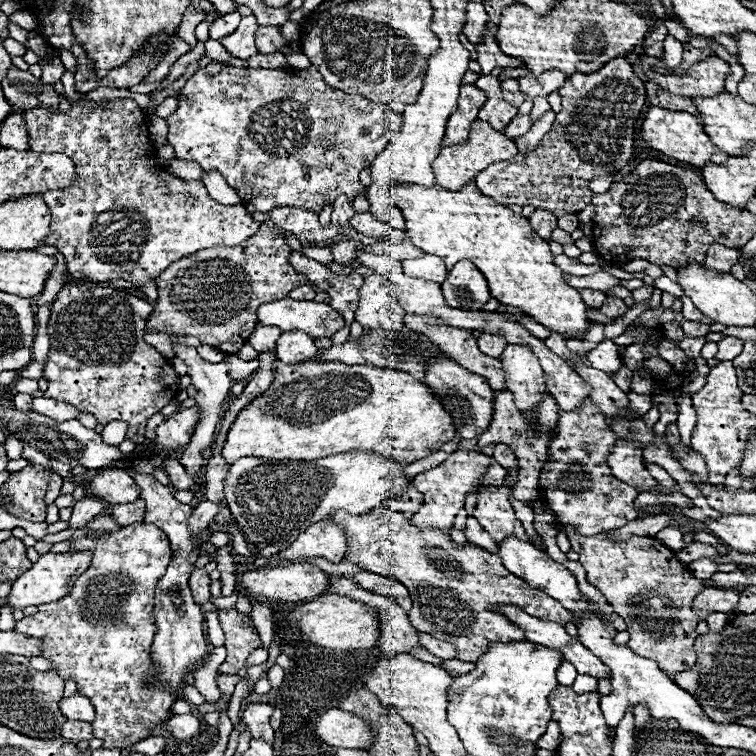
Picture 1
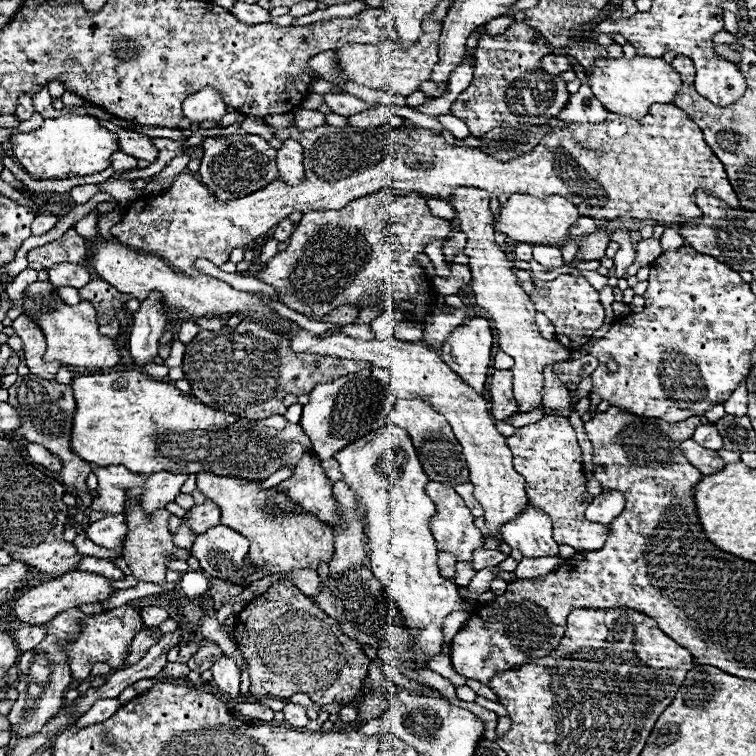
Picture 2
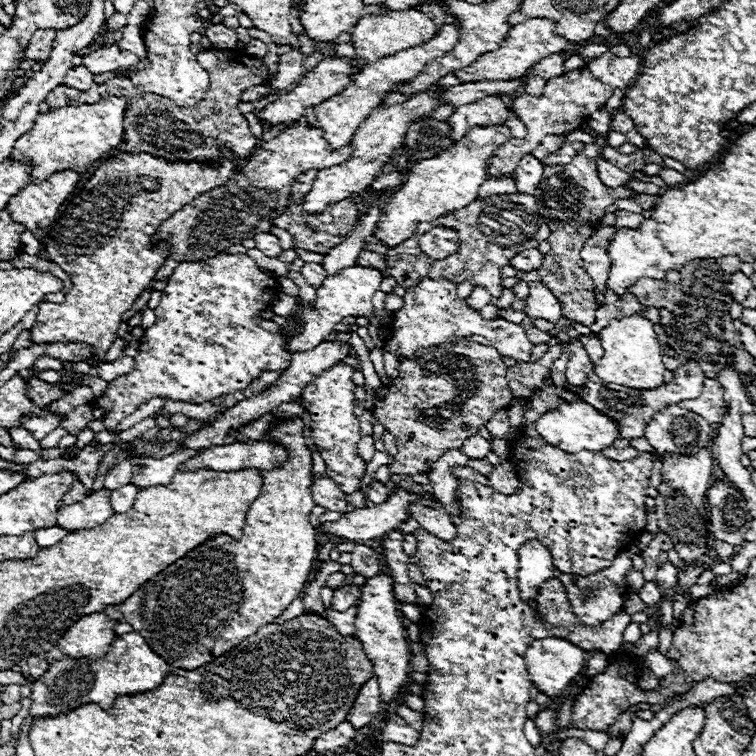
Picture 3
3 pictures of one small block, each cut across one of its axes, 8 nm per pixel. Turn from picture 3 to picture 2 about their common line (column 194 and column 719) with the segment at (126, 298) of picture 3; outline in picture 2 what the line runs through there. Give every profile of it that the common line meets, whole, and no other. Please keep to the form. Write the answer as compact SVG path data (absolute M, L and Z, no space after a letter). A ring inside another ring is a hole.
M652 104L650 110L648 110L648 114L646 114L642 120L632 120L632 118L626 118L626 116L620 116L620 114L610 112L608 118L606 118L602 124L568 124L566 128L554 128L554 130L550 130L550 132L540 140L538 148L534 148L532 152L528 152L528 154L524 154L524 156L520 156L520 158L516 158L516 160L510 160L510 162L498 162L498 160L486 156L484 152L480 152L478 148L450 146L450 144L446 144L446 140L444 140L442 136L432 134L432 132L428 132L426 128L416 128L416 126L412 126L412 124L402 124L402 126L398 126L398 128L390 128L388 132L386 132L386 126L364 130L364 128L352 128L352 126L336 128L336 126L326 126L326 124L324 124L324 126L316 126L316 128L312 128L312 130L296 130L296 128L292 128L292 138L298 140L298 142L302 144L302 148L304 148L306 178L304 178L304 182L302 182L300 186L288 186L288 184L284 184L282 180L276 180L274 184L270 184L270 186L266 186L266 188L262 188L262 190L258 190L258 192L252 192L250 196L244 196L244 198L238 198L238 200L218 200L214 194L210 194L210 190L208 190L202 182L198 182L194 176L182 172L182 174L176 178L176 182L172 184L170 190L166 190L166 192L162 192L162 194L156 194L154 198L140 198L140 200L130 202L128 208L126 208L128 212L124 214L122 222L114 226L114 238L116 238L120 244L128 244L130 248L134 248L134 250L138 250L138 252L144 250L144 252L148 252L148 254L156 254L156 256L164 258L170 266L178 268L180 272L184 272L184 274L188 274L188 276L198 276L200 272L198 272L198 268L194 266L194 262L196 262L198 258L206 258L206 260L214 262L216 266L222 266L224 262L228 262L230 252L232 252L234 248L244 246L244 244L250 244L250 242L256 240L258 236L266 234L270 228L274 228L274 226L280 224L284 218L288 218L294 210L300 210L300 212L308 212L308 210L340 210L340 208L344 208L348 202L352 202L352 200L356 200L356 198L362 198L362 196L366 196L366 194L370 194L370 192L378 192L378 190L382 190L382 188L386 188L386 186L388 186L388 188L394 188L394 192L398 192L398 194L402 194L402 192L404 192L404 194L406 194L406 192L420 192L420 194L428 194L428 196L436 196L436 198L446 198L446 196L450 196L450 192L452 192L454 188L460 188L460 186L474 186L474 188L492 192L492 194L496 194L496 196L530 194L530 196L546 198L546 196L558 194L558 196L564 196L564 198L568 198L570 202L574 202L576 208L580 208L580 212L582 212L584 216L590 216L590 218L604 218L604 220L614 220L614 218L618 218L618 216L634 216L634 218L638 218L638 220L652 218L652 220L662 220L664 226L674 226L674 228L678 228L678 224L682 224L682 220L698 218L698 216L700 216L700 212L698 212L698 208L696 208L696 204L694 204L694 200L692 200L692 194L694 194L694 190L698 190L698 188L702 188L702 190L706 190L706 192L718 196L720 200L726 200L730 206L740 206L740 202L738 202L738 198L736 198L736 194L734 194L734 190L732 190L732 186L730 186L730 182L728 182L728 176L726 176L726 172L724 172L720 160L714 156L714 152L710 150L710 146L704 142L702 130L698 128L696 122L692 122L692 120L688 118L688 114L686 114L684 110L676 108L674 104Z

